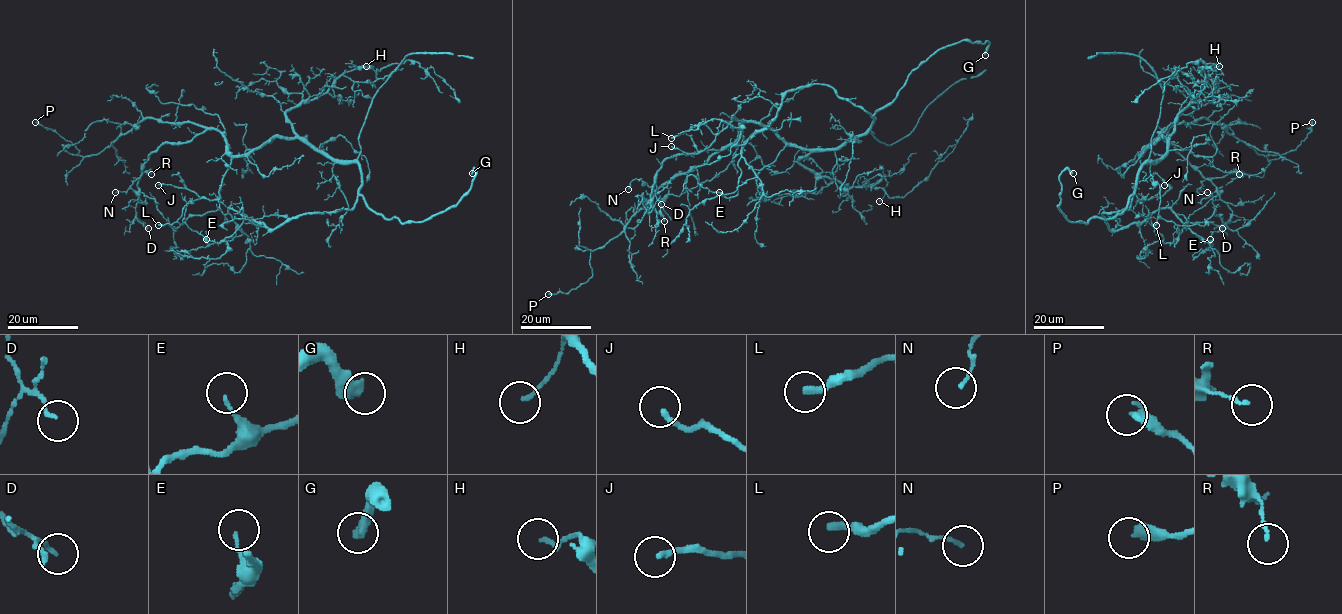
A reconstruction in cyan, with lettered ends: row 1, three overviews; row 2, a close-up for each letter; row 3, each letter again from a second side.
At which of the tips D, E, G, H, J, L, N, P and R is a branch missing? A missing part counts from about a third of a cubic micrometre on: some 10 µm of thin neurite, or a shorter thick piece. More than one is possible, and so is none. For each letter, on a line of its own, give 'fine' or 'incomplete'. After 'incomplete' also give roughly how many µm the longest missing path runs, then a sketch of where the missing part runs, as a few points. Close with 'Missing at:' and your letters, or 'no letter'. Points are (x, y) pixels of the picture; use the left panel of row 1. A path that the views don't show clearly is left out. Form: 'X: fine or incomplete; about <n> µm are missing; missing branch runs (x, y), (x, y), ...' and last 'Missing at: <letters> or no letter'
D: fine
E: fine
G: fine
H: fine
J: fine
L: fine
N: fine
P: fine
R: fine
Missing at: no letter

